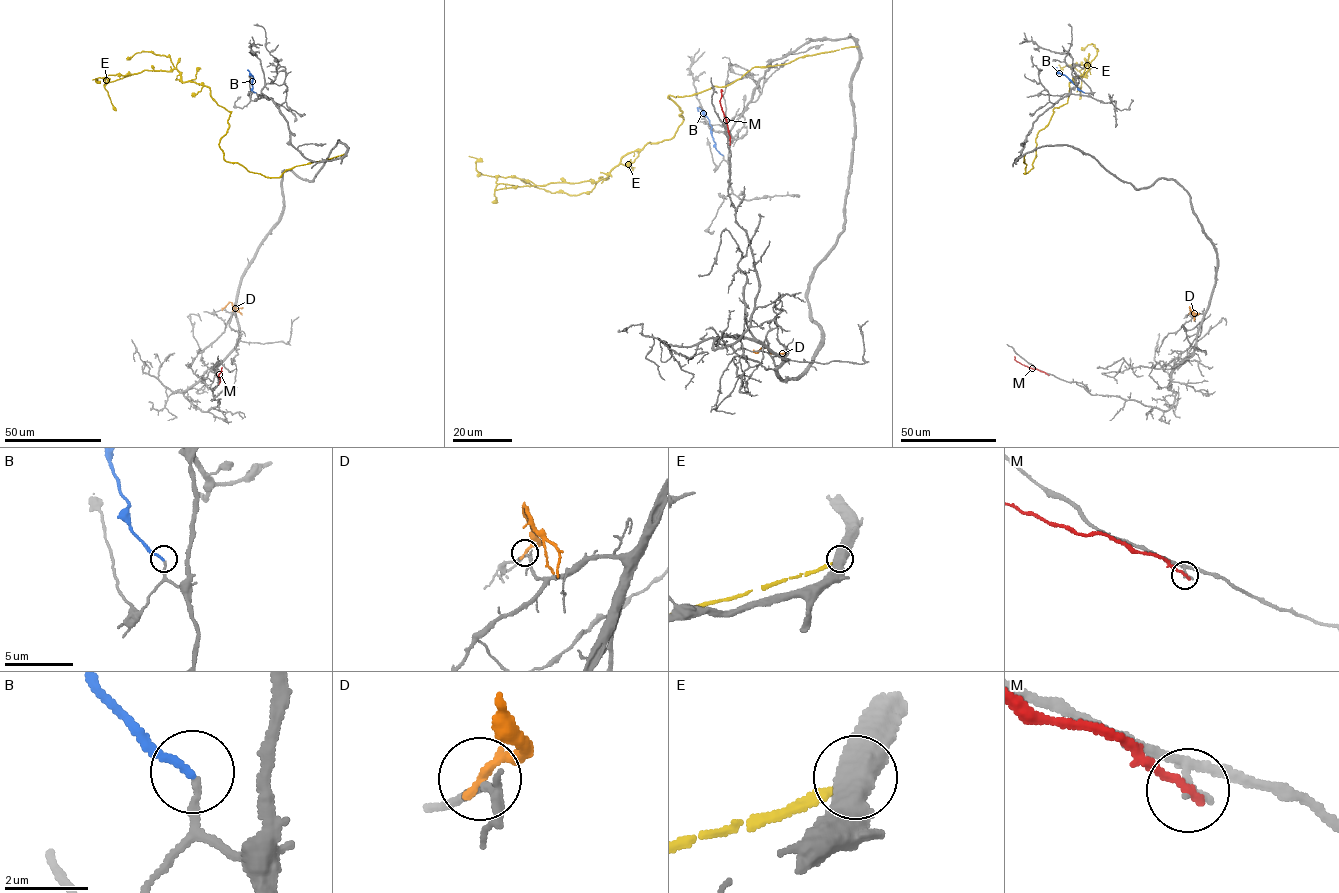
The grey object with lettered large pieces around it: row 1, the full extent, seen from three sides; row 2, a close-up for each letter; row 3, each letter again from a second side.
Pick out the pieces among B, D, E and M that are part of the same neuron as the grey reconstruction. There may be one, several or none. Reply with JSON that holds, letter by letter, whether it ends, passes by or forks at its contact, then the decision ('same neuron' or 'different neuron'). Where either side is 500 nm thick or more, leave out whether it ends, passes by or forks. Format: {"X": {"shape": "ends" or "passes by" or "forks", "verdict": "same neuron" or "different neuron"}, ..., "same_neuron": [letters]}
{"B": {"shape": "ends", "verdict": "same neuron"}, "D": {"shape": "ends", "verdict": "different neuron"}, "E": {"verdict": "different neuron"}, "M": {"shape": "ends", "verdict": "different neuron"}, "same_neuron": ["B"]}

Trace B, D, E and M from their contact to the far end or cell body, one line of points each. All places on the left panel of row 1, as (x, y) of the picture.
B: (255, 92), (252, 90), (253, 76), (248, 70)
D: (222, 309), (230, 302), (242, 315)
E: (346, 153), (272, 177), (227, 162), (219, 140), (231, 111), (176, 69), (109, 82), (116, 110)
M: (219, 383), (222, 367)

